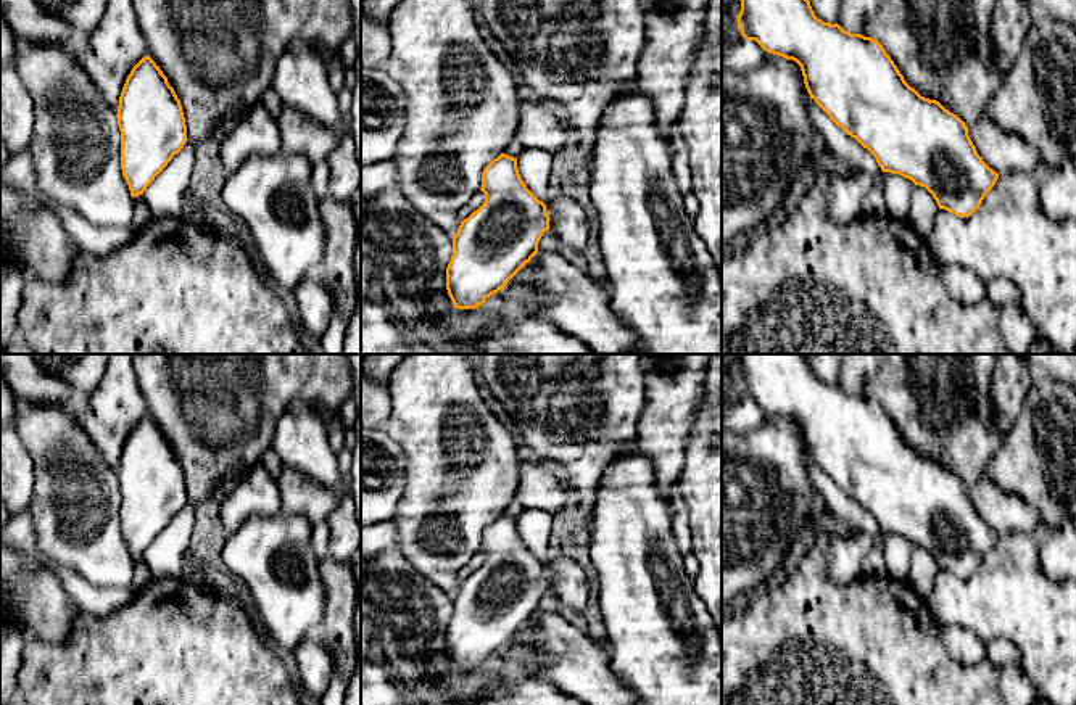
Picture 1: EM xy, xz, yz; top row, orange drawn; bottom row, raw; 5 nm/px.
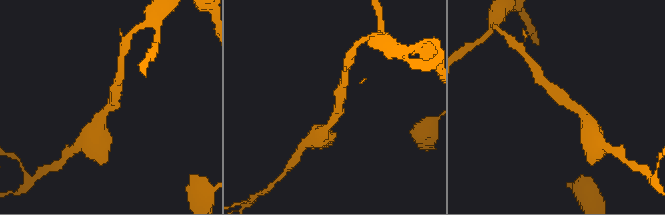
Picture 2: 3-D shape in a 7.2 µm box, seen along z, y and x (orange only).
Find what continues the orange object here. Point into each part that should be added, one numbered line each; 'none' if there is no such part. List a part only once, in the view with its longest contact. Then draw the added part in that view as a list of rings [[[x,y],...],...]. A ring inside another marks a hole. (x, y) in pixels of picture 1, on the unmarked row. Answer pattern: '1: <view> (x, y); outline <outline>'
1: xy (142, 575); outline [[[143,555],[134,557],[134,575],[132,575],[132,589],[137,596],[151,579],[151,571],[148,570],[148,565],[145,563]]]

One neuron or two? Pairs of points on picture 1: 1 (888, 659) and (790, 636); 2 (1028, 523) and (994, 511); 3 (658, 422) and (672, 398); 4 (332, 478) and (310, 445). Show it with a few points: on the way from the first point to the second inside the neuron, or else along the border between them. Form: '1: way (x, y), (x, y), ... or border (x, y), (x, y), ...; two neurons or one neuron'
1: way (864, 636), (814, 636); one neuron
2: way (1020, 517), (1002, 512); one neuron
3: way (664, 416), (670, 404); one neuron
4: way (326, 470), (310, 453); one neuron

